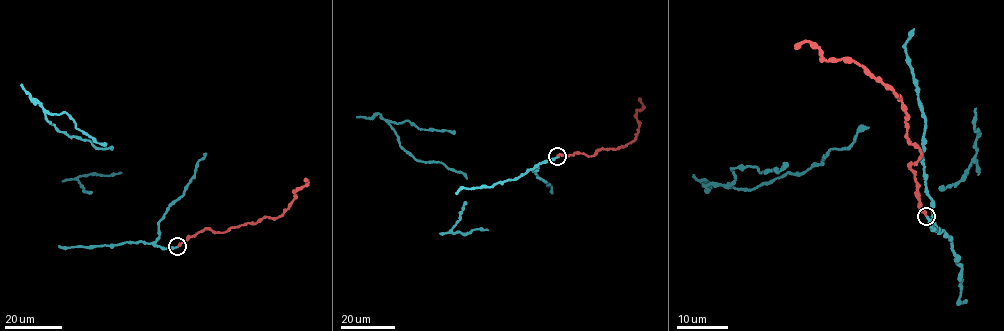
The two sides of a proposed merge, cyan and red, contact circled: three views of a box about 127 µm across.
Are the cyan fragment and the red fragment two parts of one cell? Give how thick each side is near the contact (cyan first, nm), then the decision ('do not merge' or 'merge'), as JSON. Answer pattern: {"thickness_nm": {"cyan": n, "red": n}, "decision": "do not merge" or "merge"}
{"thickness_nm": {"cyan": 240, "red": 280}, "decision": "merge"}

